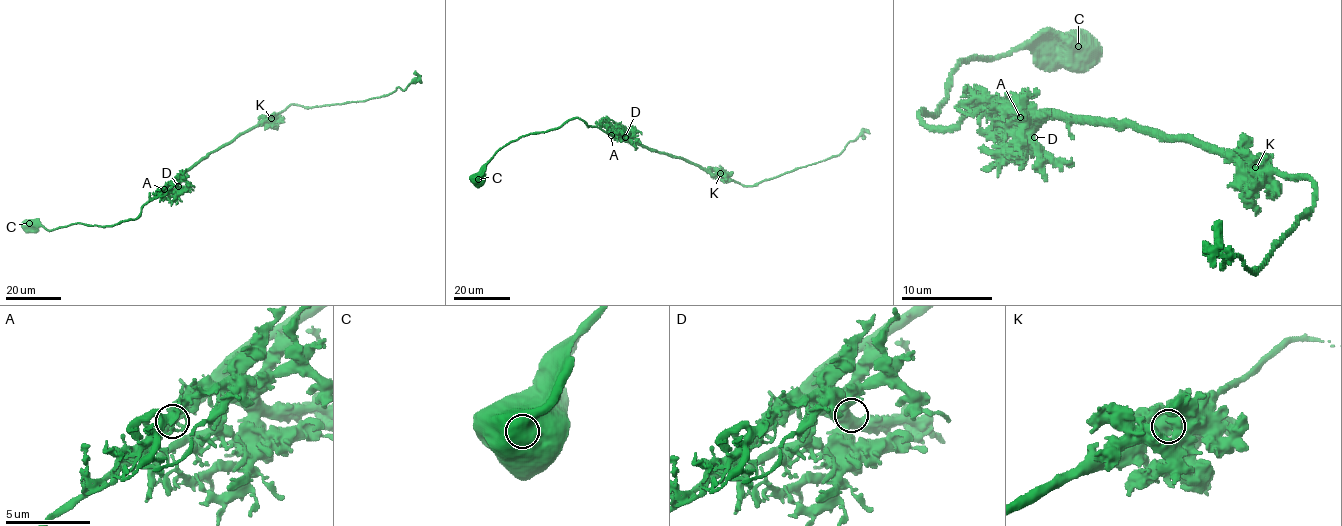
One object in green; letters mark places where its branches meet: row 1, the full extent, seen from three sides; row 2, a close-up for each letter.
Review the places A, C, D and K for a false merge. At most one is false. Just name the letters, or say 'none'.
none

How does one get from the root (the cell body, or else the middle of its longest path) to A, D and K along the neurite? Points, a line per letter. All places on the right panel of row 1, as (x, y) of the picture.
A: (1076, 46), (1020, 47), (960, 62), (938, 116), (919, 113), (920, 121), (941, 130), (969, 113), (1021, 118)
D: (1076, 46), (960, 62), (938, 116), (919, 113), (941, 130), (988, 115), (1034, 137)
K: (1076, 46), (960, 62), (938, 116), (920, 121), (1114, 123), (1255, 167)

